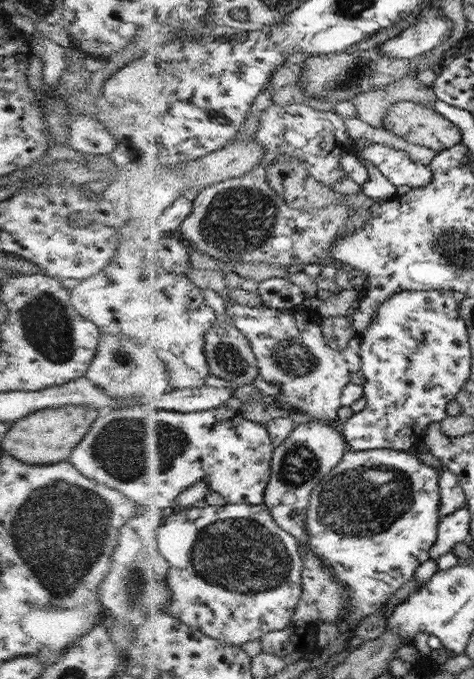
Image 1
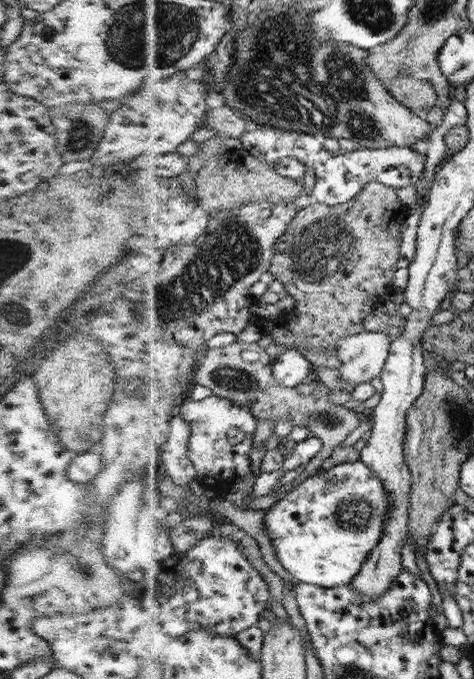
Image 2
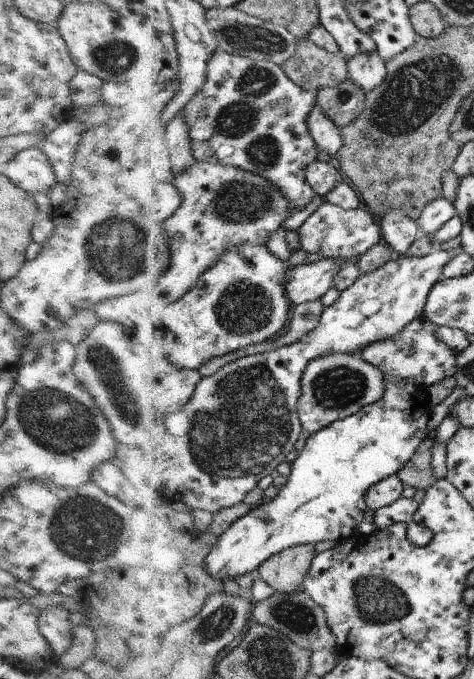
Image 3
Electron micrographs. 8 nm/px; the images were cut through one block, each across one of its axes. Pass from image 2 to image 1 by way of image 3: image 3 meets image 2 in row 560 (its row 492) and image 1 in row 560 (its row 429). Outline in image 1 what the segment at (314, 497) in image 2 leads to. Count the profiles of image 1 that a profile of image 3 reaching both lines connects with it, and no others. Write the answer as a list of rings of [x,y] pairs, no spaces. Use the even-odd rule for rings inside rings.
[[[352,449],[345,454],[341,464],[314,488],[313,501],[306,518],[310,546],[341,582],[349,584],[349,596],[353,598],[353,606],[349,609],[349,615],[352,616],[346,623],[340,624],[340,638],[328,645],[332,655],[344,651],[344,645],[356,635],[360,622],[378,612],[386,600],[414,576],[414,570],[430,559],[428,552],[436,542],[440,522],[438,472],[422,463],[414,451]]]

